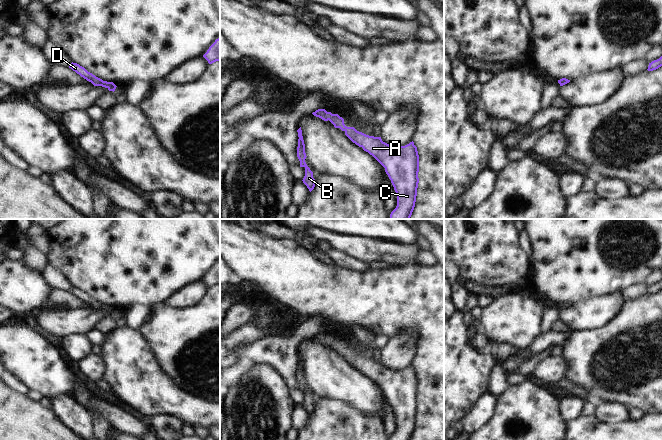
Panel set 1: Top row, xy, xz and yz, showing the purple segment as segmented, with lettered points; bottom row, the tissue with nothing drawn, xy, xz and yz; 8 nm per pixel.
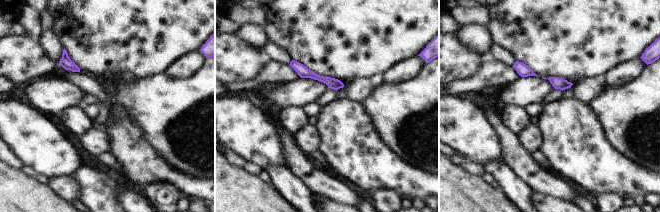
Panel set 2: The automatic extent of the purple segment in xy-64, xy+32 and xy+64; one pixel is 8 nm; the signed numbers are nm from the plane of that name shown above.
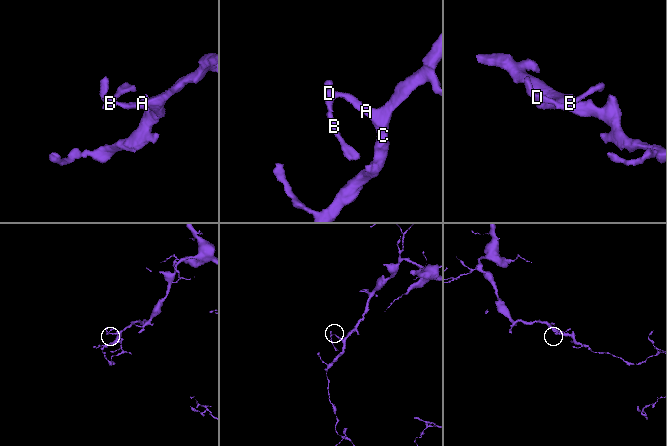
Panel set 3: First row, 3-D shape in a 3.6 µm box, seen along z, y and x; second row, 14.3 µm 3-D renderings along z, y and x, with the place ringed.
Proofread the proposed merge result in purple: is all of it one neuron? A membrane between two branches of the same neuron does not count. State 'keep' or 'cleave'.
keep

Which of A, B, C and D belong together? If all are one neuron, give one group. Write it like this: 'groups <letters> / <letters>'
groups A B C D

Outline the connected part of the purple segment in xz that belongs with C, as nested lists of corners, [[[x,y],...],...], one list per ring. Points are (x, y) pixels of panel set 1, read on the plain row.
[[[318,333],[312,338],[340,352],[353,367],[362,371],[385,392],[397,420],[397,430],[390,440],[411,440],[419,407],[419,379],[414,366],[405,370],[389,369],[381,361],[369,360],[354,351],[347,351],[338,338],[325,333]]]

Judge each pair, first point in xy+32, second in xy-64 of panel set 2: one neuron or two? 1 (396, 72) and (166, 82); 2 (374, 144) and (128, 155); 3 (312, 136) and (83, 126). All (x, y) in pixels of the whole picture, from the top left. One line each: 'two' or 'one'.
1: two
2: one
3: two

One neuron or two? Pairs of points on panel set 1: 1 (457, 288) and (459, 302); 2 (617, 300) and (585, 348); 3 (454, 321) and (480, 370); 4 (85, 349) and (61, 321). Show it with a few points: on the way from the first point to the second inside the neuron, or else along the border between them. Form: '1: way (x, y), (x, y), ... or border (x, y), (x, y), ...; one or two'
1: way (458, 291), (459, 299); one
2: border (617, 315), (600, 328), (575, 332); two
3: way (454, 333), (454, 344), (468, 358); one
4: border (87, 334), (70, 334), (63, 339); two

